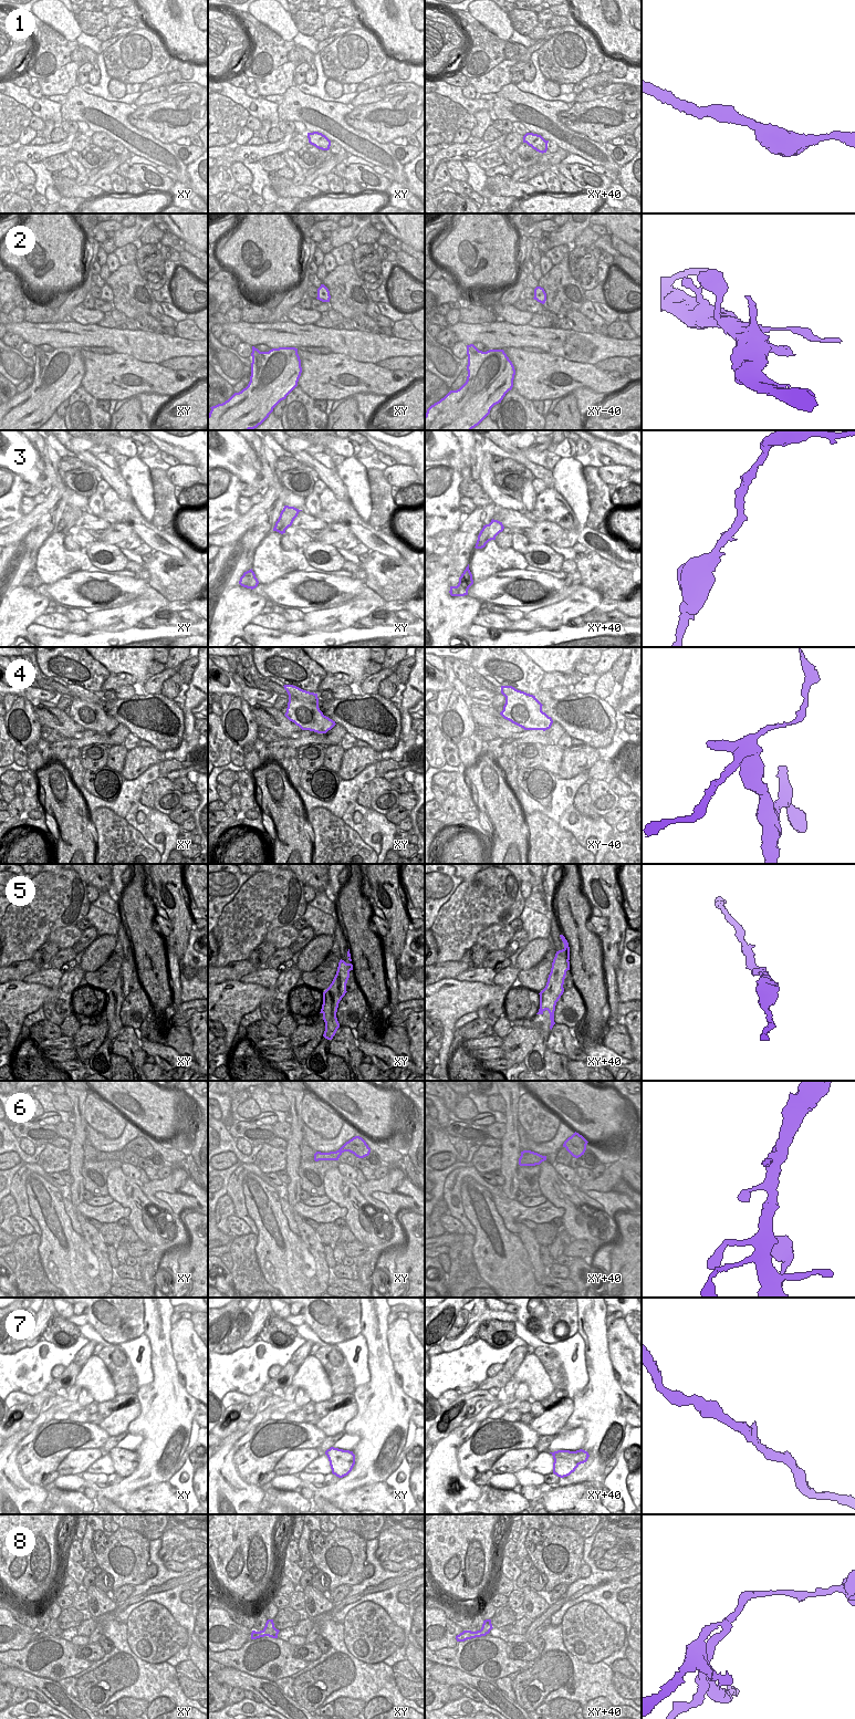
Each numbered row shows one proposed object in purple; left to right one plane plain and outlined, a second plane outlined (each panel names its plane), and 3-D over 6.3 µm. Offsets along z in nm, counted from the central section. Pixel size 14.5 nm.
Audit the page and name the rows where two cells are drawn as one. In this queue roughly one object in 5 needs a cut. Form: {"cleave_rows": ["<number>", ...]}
{"cleave_rows": ["4", "8"]}

